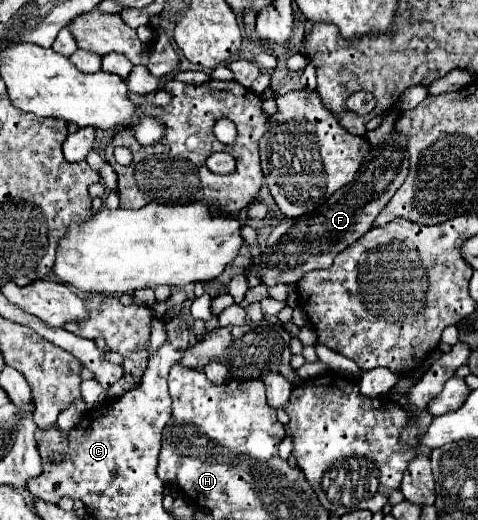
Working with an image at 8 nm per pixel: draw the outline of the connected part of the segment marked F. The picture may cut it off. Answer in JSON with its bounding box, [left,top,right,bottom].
[245,129,409,287]

